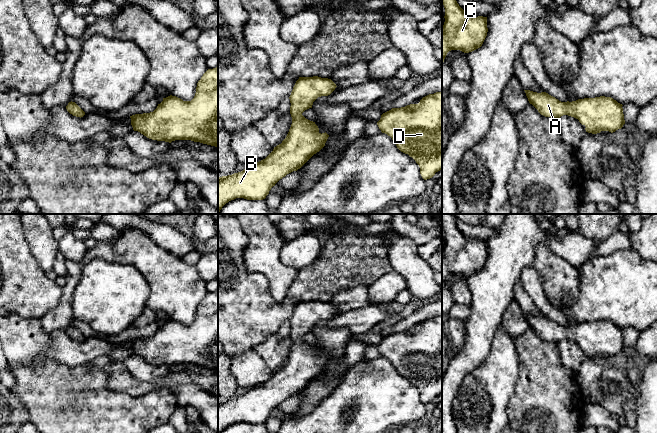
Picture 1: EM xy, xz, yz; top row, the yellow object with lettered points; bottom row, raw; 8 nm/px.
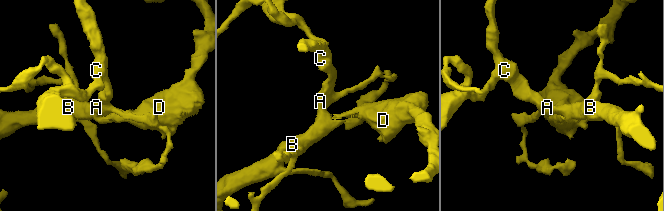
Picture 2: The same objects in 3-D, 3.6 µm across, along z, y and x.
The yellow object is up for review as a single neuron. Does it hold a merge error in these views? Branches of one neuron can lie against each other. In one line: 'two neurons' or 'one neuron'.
one neuron

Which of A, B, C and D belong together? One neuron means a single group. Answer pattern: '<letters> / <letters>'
A B C D

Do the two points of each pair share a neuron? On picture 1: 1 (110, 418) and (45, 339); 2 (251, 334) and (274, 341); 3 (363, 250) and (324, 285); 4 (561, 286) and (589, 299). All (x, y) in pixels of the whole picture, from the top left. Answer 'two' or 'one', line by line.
1: one
2: two
3: one
4: two

